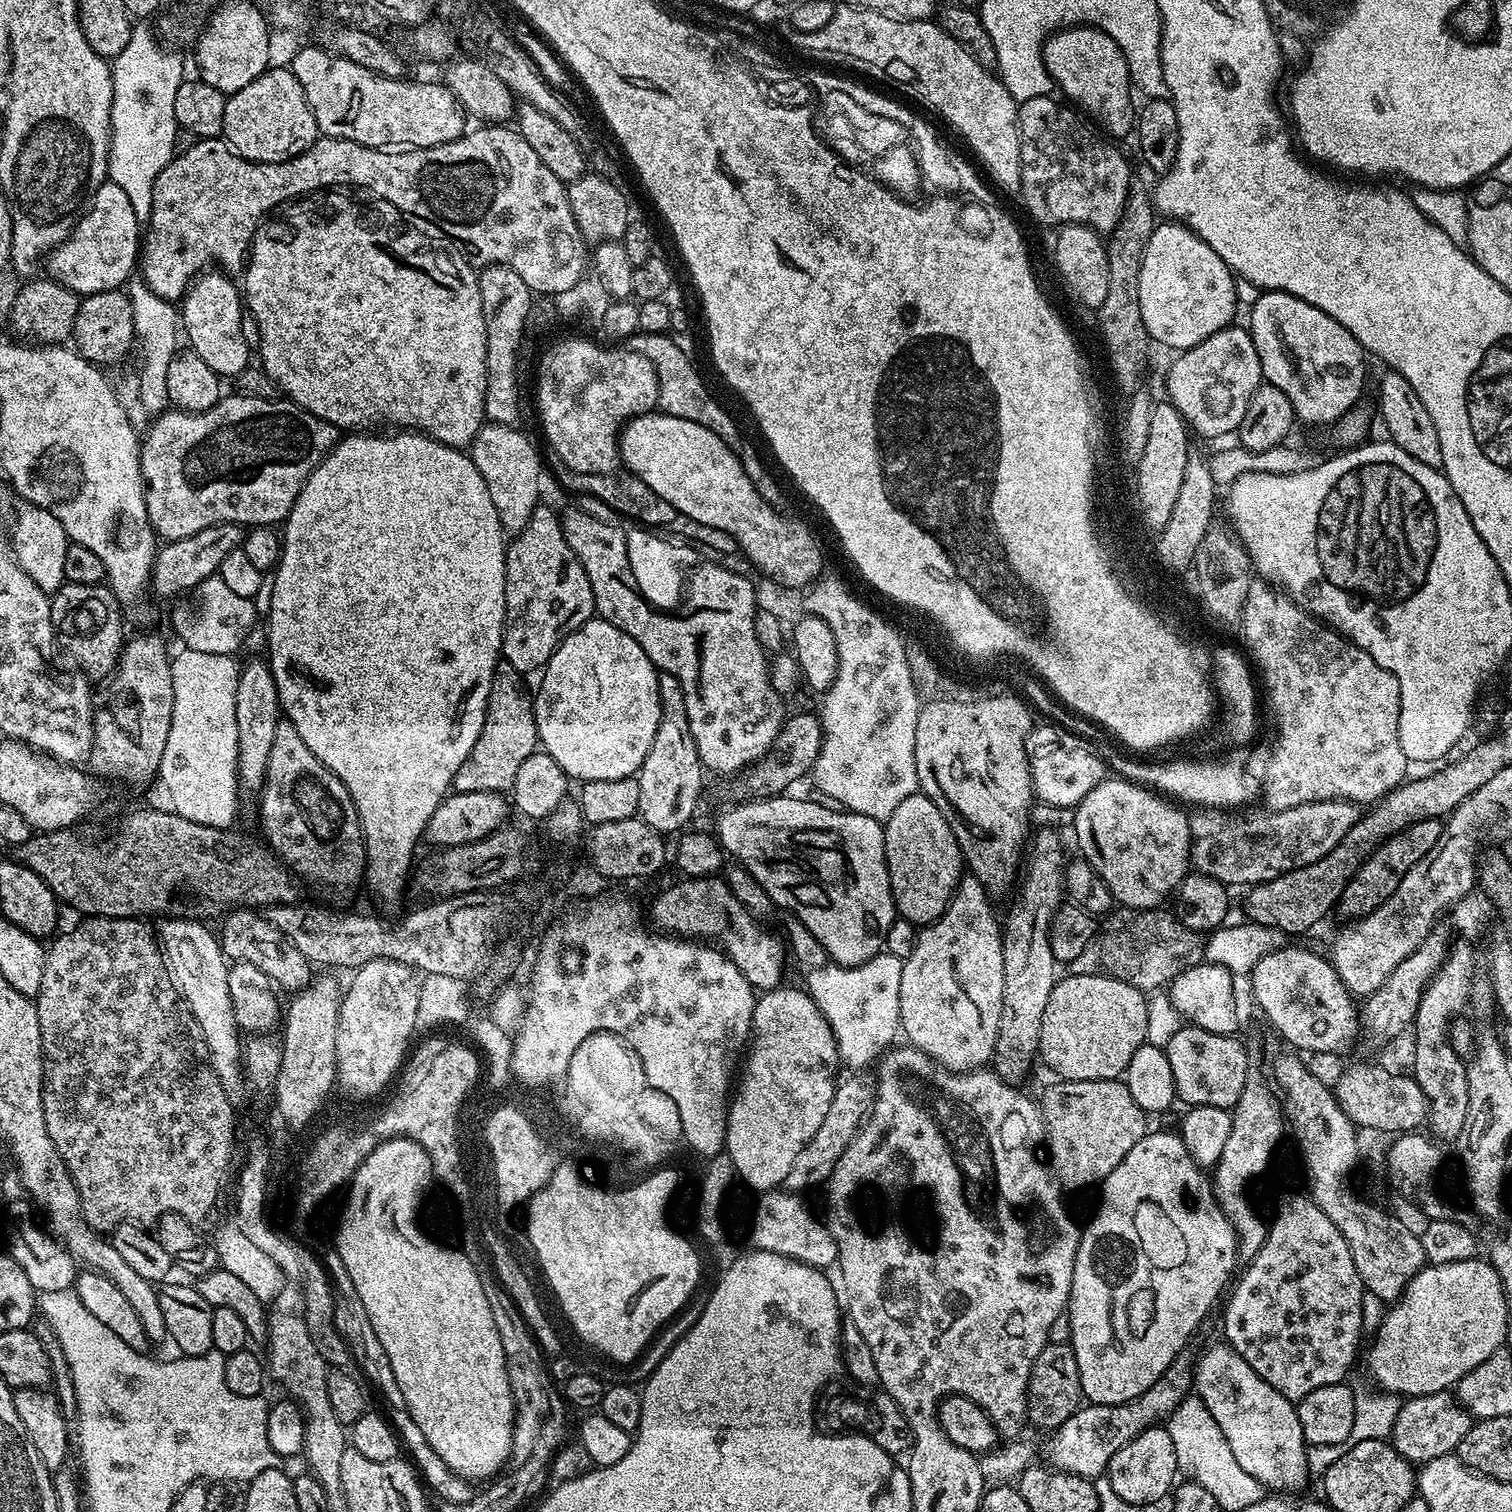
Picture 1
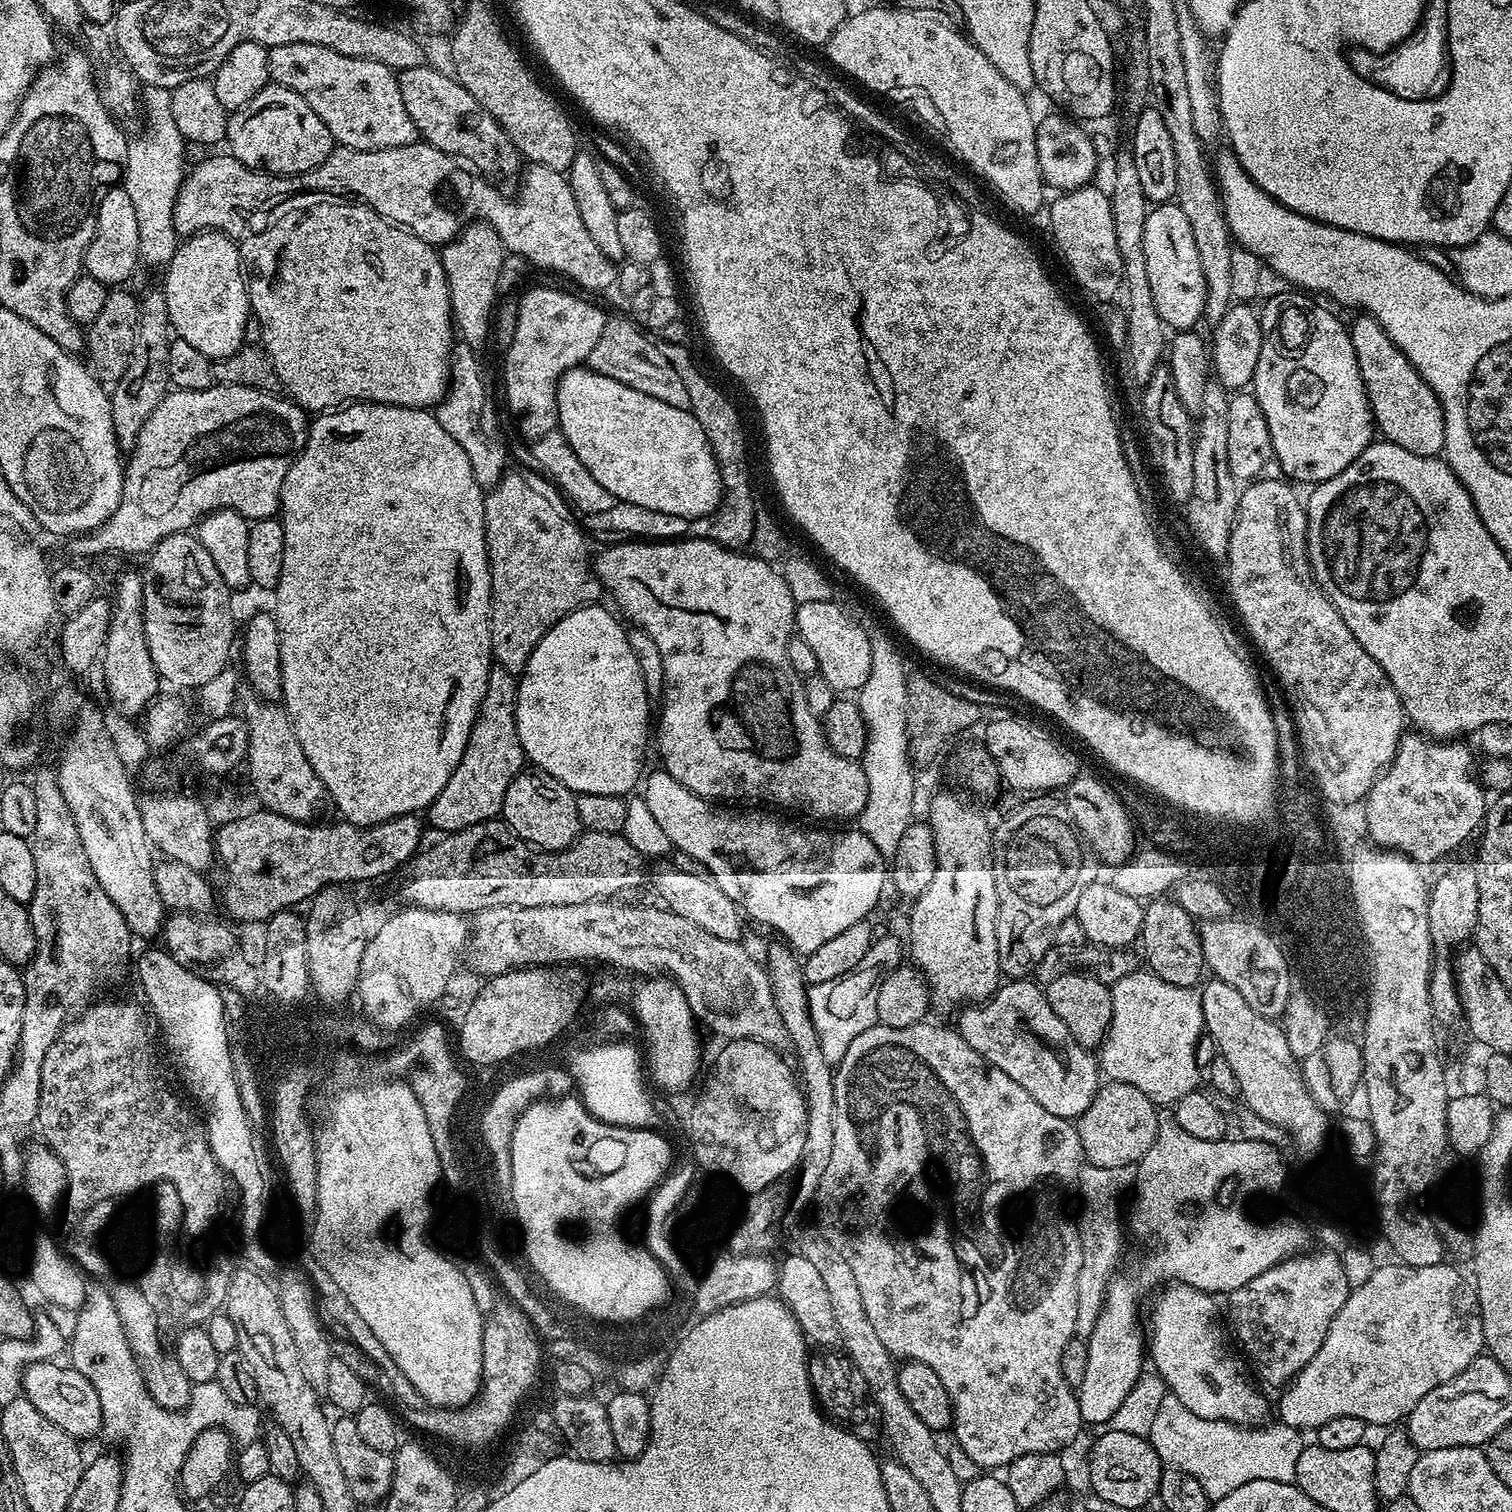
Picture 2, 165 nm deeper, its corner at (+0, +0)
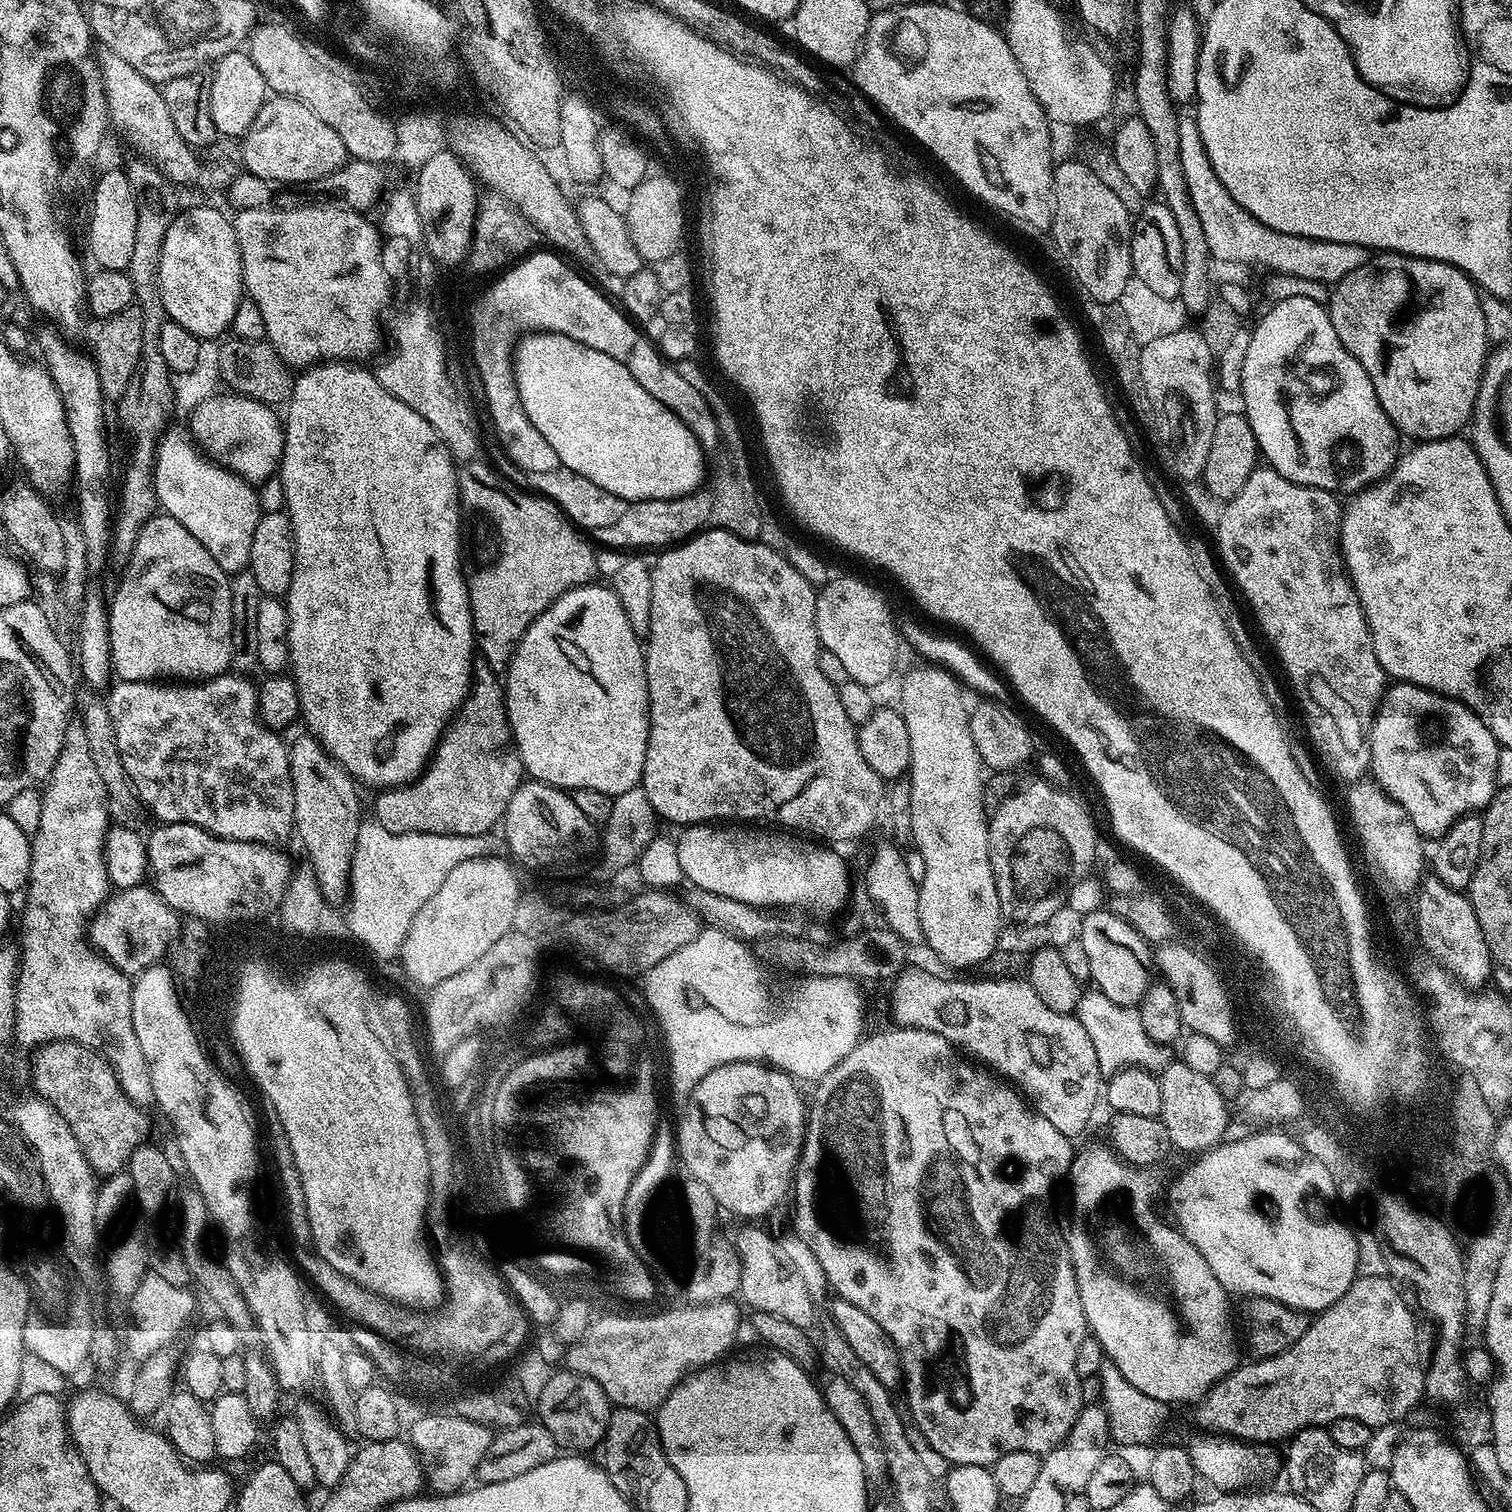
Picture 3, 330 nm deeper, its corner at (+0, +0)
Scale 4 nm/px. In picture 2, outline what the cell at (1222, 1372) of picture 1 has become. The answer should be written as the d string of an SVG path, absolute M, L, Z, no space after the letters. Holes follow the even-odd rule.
M1173 1283L1160 1297L1156 1300L1156 1305L1152 1308L1152 1328L1150 1324L1150 1364L1154 1367L1155 1375L1161 1376L1164 1379L1164 1385L1168 1387L1169 1393L1176 1395L1182 1400L1183 1405L1186 1406L1186 1410L1190 1410L1191 1413L1196 1414L1199 1418L1206 1419L1216 1419L1225 1420L1228 1423L1239 1424L1239 1425L1249 1425L1249 1426L1259 1426L1263 1425L1265 1421L1269 1418L1268 1416L1268 1400L1259 1392L1258 1389L1252 1385L1253 1377L1250 1375L1248 1377L1248 1372L1246 1369L1240 1365L1240 1360L1238 1357L1232 1353L1232 1348L1228 1345L1228 1340L1224 1337L1224 1328L1226 1332L1226 1324L1222 1319L1222 1308L1216 1305L1217 1297L1215 1295L1203 1292L1197 1288L1193 1288L1191 1284L1178 1284Z

